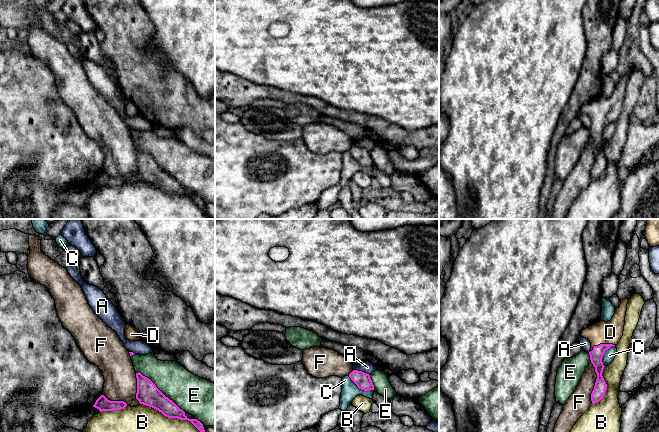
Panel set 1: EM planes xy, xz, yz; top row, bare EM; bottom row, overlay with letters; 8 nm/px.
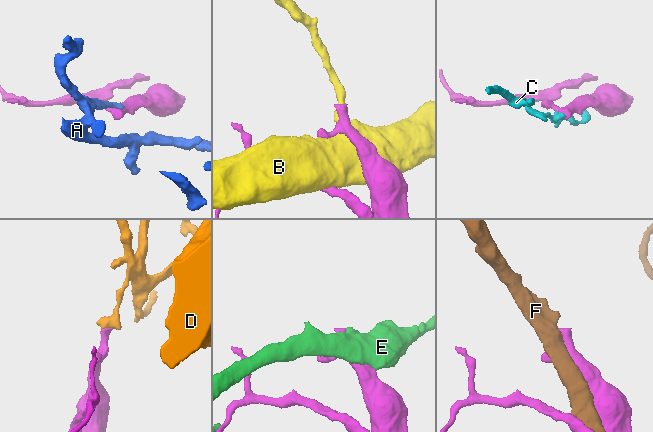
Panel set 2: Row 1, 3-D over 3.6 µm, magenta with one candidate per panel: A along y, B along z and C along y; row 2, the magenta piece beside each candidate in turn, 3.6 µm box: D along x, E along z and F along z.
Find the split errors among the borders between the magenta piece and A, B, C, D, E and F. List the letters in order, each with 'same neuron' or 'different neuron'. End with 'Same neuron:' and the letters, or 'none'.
A: different neuron
B: different neuron
C: different neuron
D: same neuron
E: different neuron
F: different neuron
Same neuron: D

